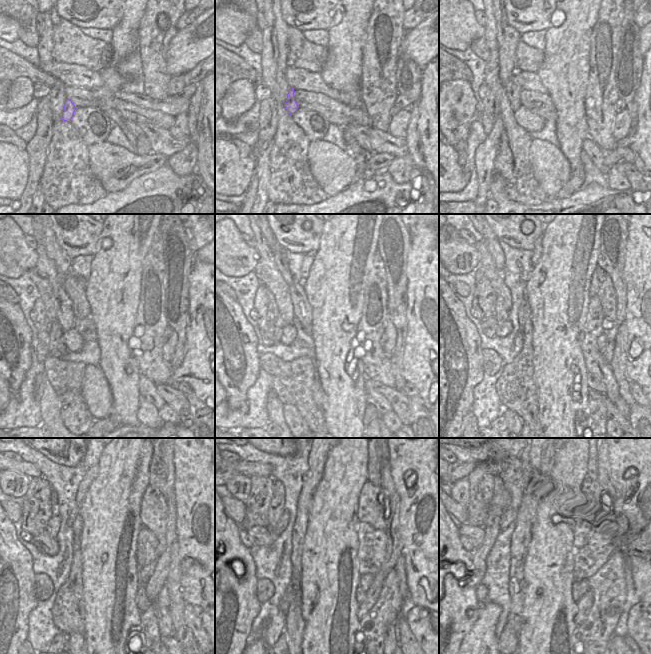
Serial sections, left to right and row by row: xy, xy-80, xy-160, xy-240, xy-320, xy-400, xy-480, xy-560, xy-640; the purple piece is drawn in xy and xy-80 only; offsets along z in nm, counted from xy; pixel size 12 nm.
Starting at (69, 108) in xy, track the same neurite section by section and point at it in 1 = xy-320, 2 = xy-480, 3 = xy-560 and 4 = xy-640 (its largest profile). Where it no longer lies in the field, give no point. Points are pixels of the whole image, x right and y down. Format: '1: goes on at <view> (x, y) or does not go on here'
1: goes on at xy-320 (267, 272)
2: does not go on here
3: does not go on here
4: does not go on here

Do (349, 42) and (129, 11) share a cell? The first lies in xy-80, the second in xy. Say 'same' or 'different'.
same

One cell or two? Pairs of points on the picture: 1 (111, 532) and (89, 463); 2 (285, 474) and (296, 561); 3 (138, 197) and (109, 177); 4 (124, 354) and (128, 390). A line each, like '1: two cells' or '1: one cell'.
1: two cells
2: two cells
3: two cells
4: one cell

